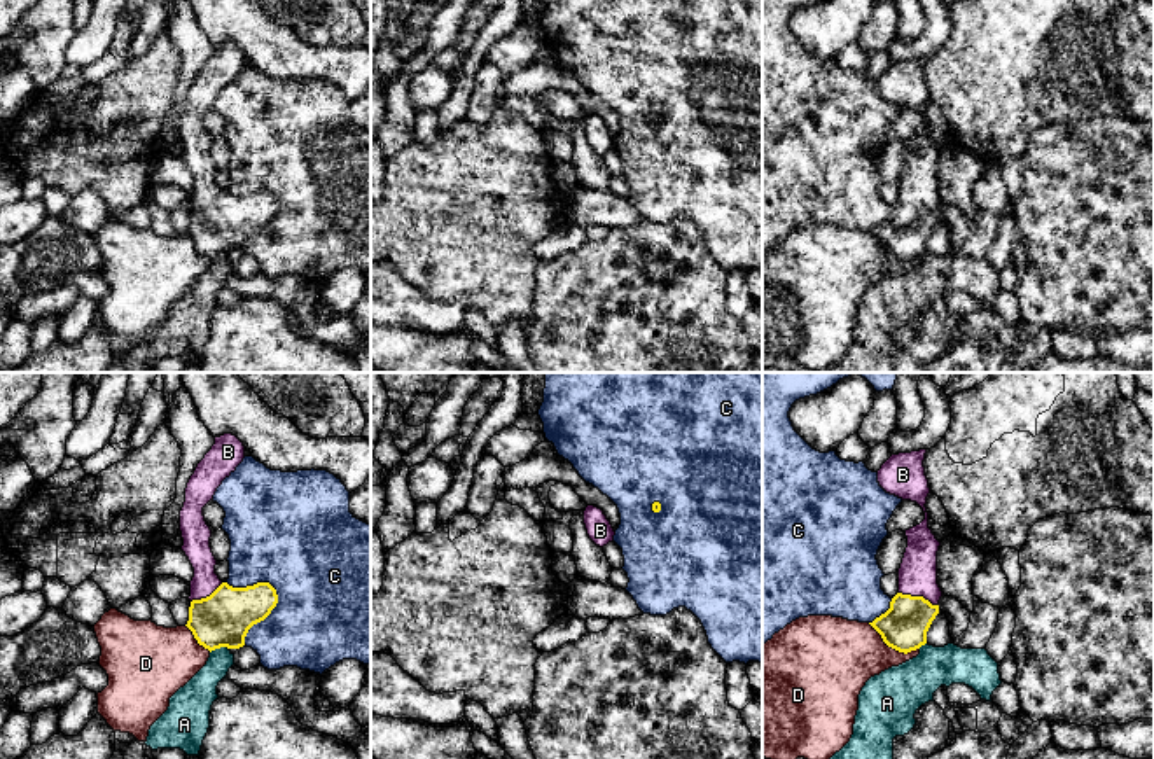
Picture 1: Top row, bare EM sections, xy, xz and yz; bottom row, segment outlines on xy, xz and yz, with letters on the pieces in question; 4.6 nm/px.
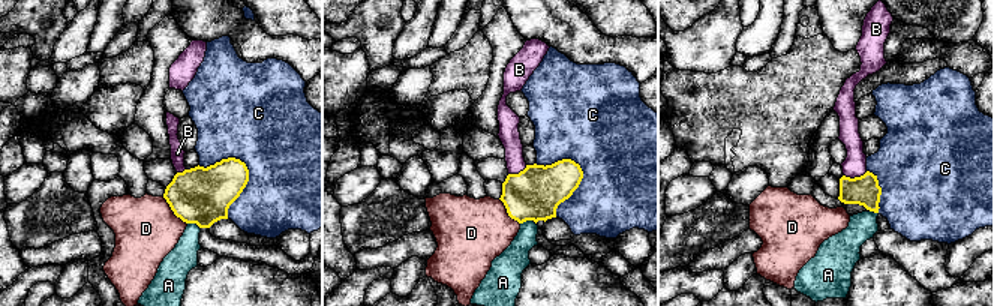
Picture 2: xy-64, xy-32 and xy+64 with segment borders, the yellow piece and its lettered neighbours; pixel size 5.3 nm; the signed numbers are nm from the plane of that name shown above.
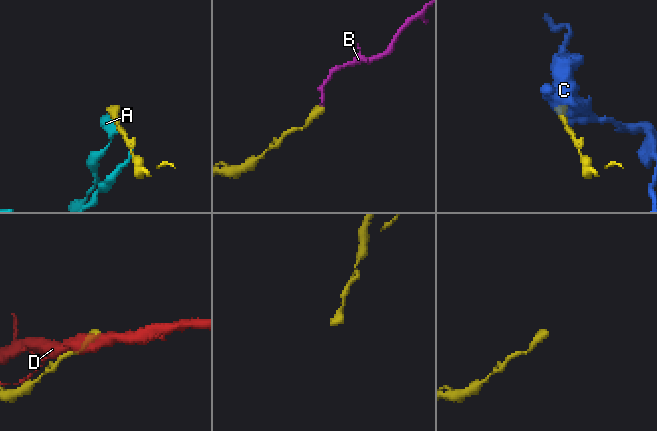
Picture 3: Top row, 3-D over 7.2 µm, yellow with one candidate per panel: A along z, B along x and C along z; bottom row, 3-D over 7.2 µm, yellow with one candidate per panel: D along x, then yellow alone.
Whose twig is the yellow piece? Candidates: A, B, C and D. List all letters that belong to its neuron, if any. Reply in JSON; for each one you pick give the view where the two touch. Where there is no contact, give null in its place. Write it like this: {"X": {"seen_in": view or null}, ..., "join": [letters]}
{"B": {"seen_in": "yz"}, "join": ["B"]}

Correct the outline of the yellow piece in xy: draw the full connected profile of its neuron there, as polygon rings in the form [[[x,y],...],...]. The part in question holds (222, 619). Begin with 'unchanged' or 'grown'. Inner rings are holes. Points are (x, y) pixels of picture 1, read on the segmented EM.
grown; [[[236,435],[215,437],[215,444],[187,483],[180,511],[182,551],[194,568],[185,626],[210,652],[220,647],[243,647],[248,630],[264,621],[278,603],[276,589],[269,582],[233,588],[215,574],[217,560],[210,547],[212,530],[205,521],[203,507],[213,500],[217,488],[243,458],[245,446]]]

